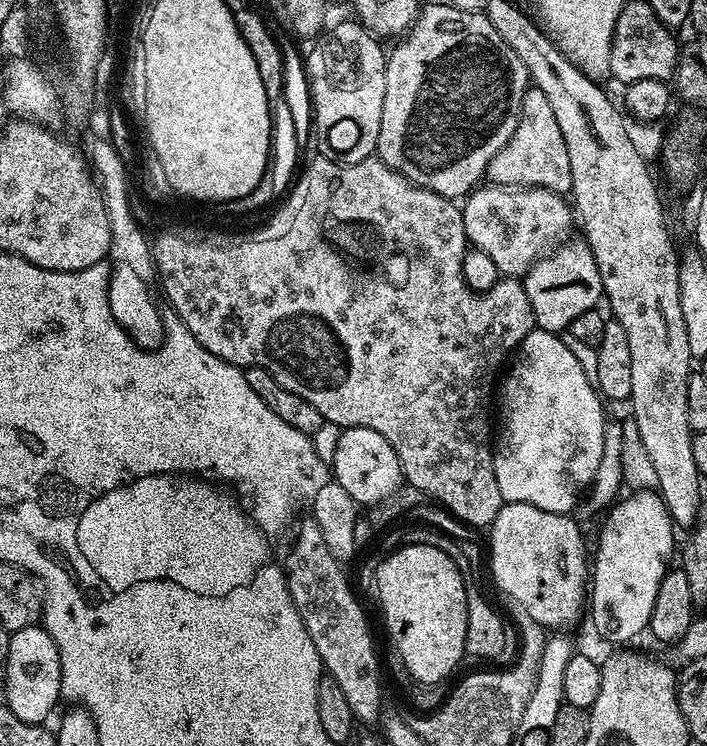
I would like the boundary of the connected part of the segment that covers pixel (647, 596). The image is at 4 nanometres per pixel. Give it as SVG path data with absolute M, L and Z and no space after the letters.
M629 491L629 496L625 500L617 499L615 503L607 509L606 515L608 517L604 520L604 525L600 528L600 541L596 544L596 556L594 552L594 559L590 564L590 612L592 608L592 624L596 627L596 632L604 640L609 640L610 643L616 644L612 646L624 646L627 640L632 640L641 631L642 633L647 629L650 622L650 614L654 610L654 598L658 598L658 586L662 586L662 578L670 570L670 563L668 559L672 556L672 547L675 546L676 540L672 537L674 525L672 522L672 515L669 514L668 508L664 504L664 500L660 497L659 491Z

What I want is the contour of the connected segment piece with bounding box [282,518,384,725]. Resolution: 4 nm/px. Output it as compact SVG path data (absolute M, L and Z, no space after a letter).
M305 518L297 526L288 553L285 556L283 553L282 567L290 598L306 626L306 634L310 634L310 642L314 642L314 650L318 650L327 675L338 682L357 722L379 725L382 720L380 698L384 688L380 685L380 660L372 641L372 628L363 606L356 601L348 585L345 565L330 554L316 520Z

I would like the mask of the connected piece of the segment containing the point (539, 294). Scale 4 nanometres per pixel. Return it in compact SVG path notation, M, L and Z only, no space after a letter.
M569 238L556 245L536 261L536 265L522 278L526 298L530 298L530 310L536 319L535 327L563 333L586 310L597 307L604 295L602 278L598 274L598 262L583 238Z

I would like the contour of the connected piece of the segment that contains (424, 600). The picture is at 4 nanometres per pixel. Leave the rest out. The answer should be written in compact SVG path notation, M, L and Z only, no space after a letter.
M408 544L405 548L399 548L396 552L387 553L383 558L385 560L376 568L376 588L380 591L380 612L384 615L384 624L388 627L389 634L392 635L392 644L396 647L396 652L400 655L405 670L413 676L413 681L416 684L425 684L426 682L439 684L447 681L447 676L459 666L460 659L465 659L466 656L464 643L466 642L466 610L468 609L468 603L466 602L465 573L447 554L429 544Z

